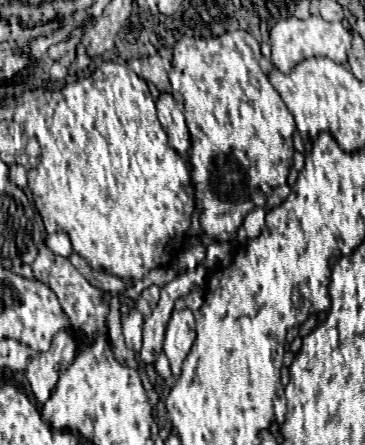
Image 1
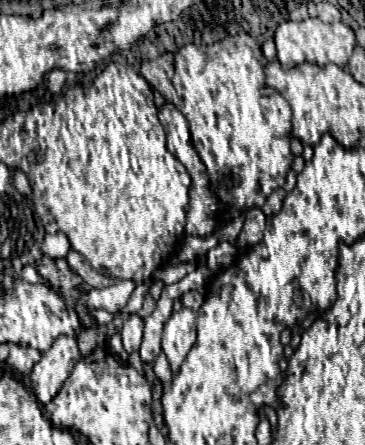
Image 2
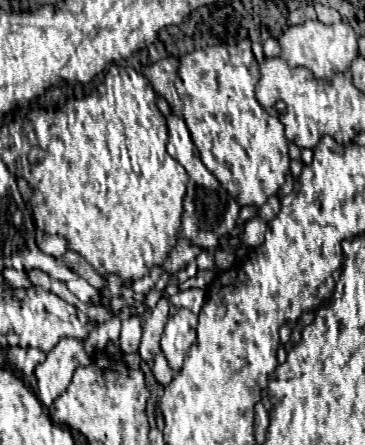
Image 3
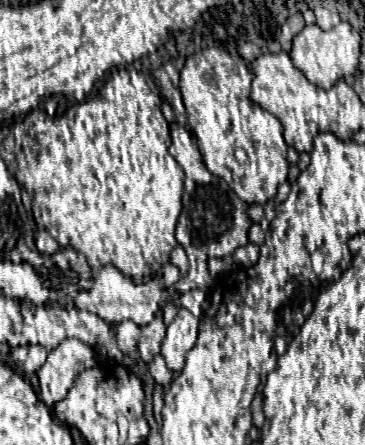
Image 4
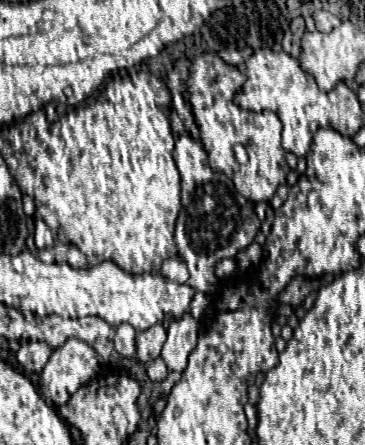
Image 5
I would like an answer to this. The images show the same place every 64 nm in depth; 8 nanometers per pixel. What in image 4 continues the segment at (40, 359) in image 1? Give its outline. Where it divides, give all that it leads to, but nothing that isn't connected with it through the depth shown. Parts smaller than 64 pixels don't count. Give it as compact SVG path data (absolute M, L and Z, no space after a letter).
M68 338L60 342L60 346L48 354L46 364L38 370L40 398L48 406L58 404L72 388L76 376L84 372L84 368L94 366L96 366L96 352L82 340Z

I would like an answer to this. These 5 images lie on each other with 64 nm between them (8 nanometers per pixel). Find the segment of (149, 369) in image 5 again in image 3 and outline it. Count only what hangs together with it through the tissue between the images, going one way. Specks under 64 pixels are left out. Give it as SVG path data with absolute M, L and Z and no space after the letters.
M158 354L158 356L154 358L152 374L154 374L154 378L158 380L158 384L162 384L162 386L168 386L168 384L170 384L170 380L172 380L172 370L170 370L164 354Z

